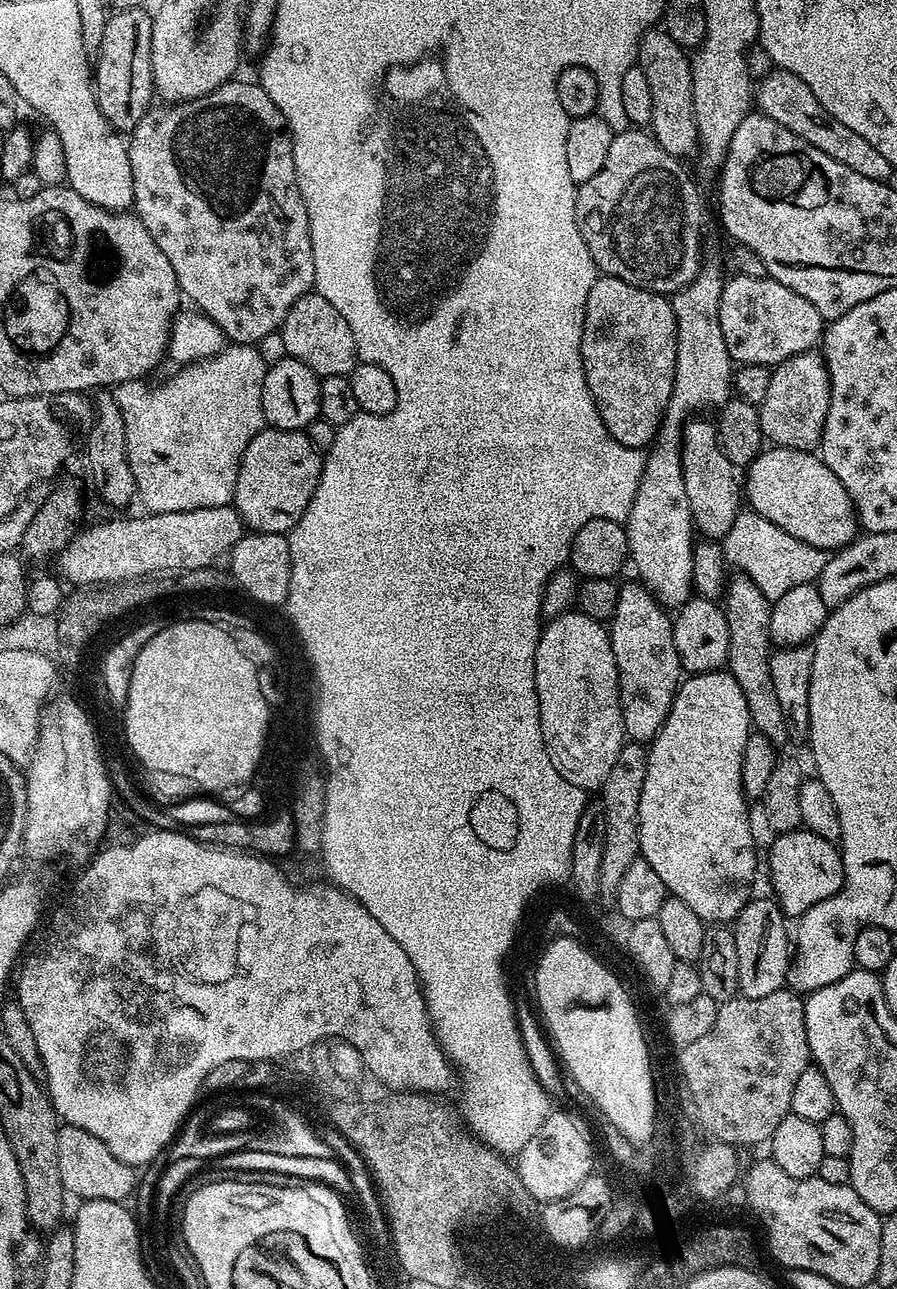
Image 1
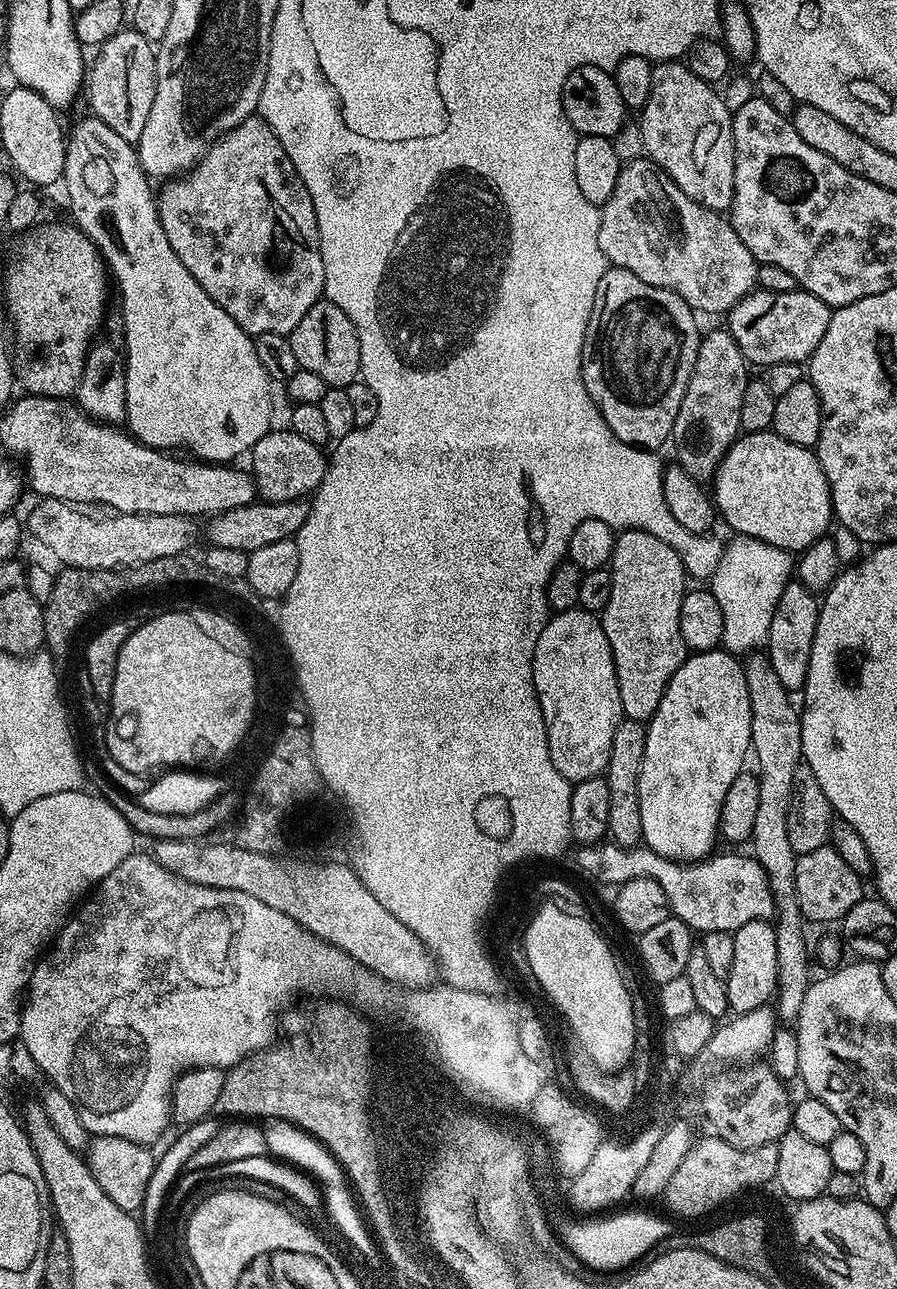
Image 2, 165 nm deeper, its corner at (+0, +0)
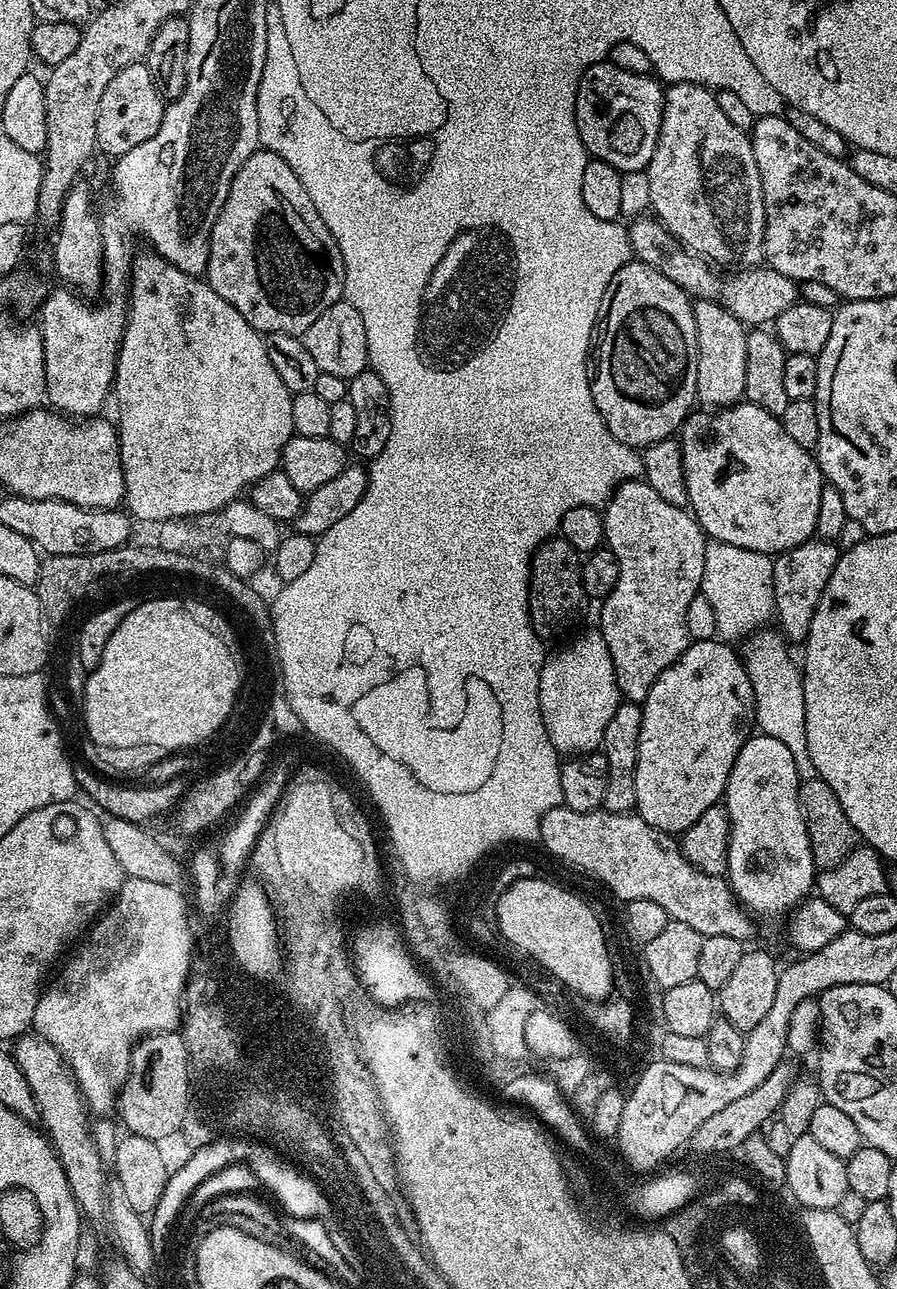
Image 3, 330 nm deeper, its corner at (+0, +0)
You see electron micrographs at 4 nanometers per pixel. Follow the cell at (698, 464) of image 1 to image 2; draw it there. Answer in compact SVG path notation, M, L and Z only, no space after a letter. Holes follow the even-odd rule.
M720 327L701 335L694 370L686 394L682 394L682 406L678 406L678 418L674 418L670 437L671 447L676 447L675 463L680 464L690 478L711 481L722 458L726 458L730 446L741 435L740 411L742 394L746 394L750 379L748 371L748 361L727 330Z

